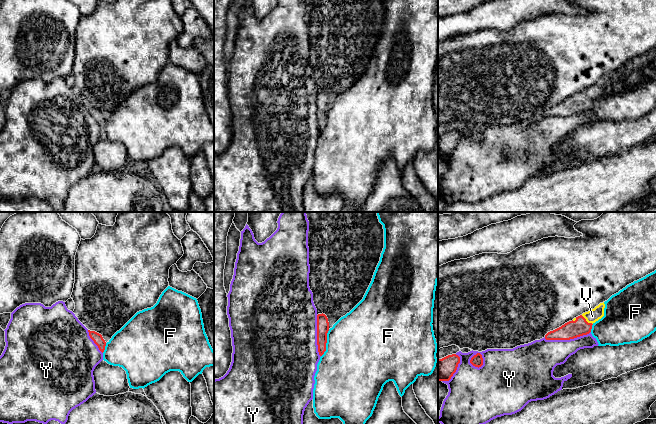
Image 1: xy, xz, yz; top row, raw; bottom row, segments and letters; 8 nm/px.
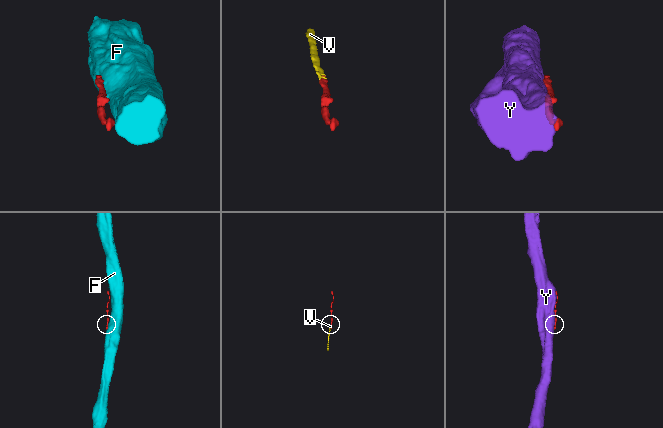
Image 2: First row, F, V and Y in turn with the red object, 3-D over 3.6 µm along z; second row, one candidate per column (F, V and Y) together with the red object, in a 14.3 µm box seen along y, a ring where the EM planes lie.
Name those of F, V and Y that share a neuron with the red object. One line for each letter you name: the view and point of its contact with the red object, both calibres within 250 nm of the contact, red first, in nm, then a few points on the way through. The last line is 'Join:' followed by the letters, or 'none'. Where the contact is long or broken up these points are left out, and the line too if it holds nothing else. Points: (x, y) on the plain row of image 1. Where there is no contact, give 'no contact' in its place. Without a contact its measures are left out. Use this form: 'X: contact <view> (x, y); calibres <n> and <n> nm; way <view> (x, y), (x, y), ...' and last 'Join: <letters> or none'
V: contact yz (586, 97); calibres 140 and 100 nm; way yz (572, 105), (586, 97), (592, 92)
Join: V

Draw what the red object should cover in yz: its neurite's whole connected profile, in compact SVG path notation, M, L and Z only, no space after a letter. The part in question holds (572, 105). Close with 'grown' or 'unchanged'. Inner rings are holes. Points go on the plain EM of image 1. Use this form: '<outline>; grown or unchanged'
M600 79L594 85L583 89L562 101L561 103L548 108L546 116L570 116L591 108L592 101L604 92L605 80Z; grown

